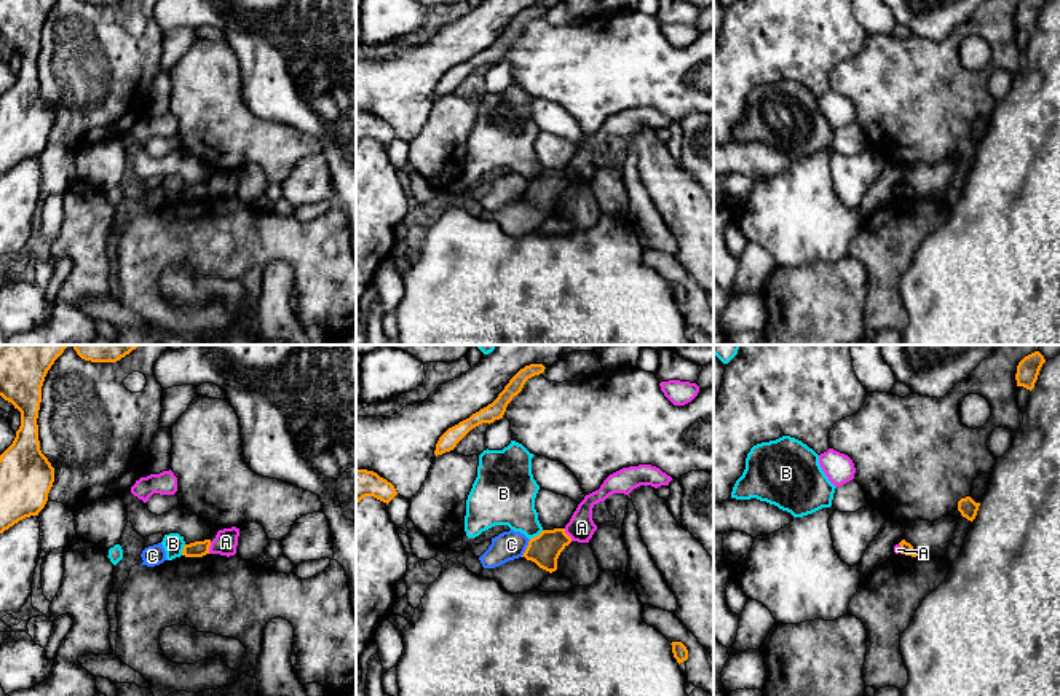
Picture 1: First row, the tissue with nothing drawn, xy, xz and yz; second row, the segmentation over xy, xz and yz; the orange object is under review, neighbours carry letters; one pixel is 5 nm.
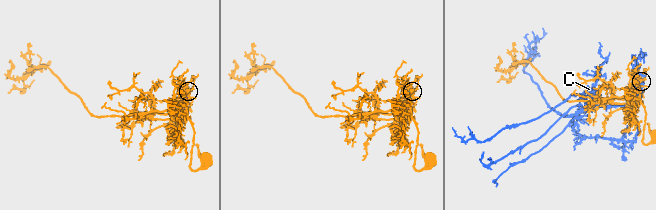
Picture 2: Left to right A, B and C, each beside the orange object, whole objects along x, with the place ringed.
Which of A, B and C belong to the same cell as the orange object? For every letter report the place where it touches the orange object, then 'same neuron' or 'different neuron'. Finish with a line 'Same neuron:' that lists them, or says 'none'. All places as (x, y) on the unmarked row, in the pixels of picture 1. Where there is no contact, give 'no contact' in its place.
A: xy (208, 190) | different neuron
B: xz (538, 177) | different neuron
C: xz (527, 190) | different neuron
Same neuron: none

